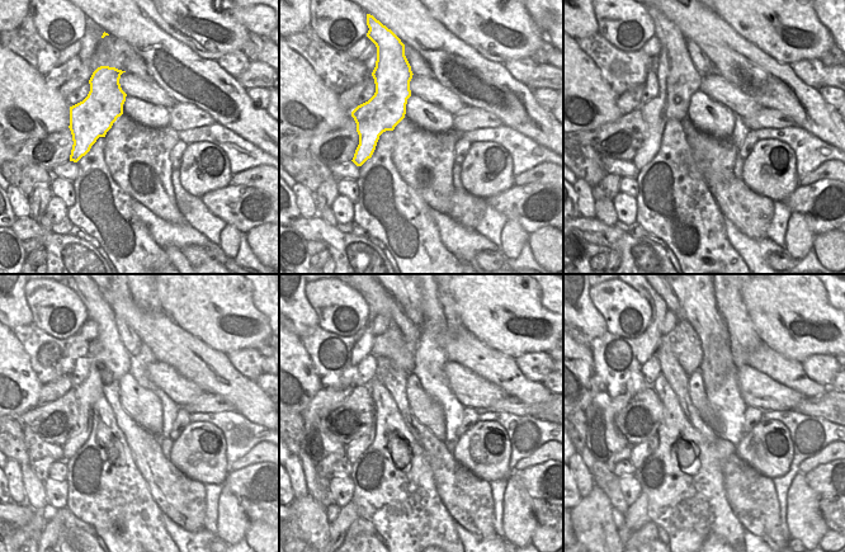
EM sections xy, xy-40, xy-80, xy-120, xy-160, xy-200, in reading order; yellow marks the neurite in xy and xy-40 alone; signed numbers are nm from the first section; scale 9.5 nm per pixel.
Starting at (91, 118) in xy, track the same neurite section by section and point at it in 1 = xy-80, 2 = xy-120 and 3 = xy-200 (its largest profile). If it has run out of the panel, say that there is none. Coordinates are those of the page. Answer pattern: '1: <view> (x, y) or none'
1: xy-80 (679, 79)
2: xy-120 (113, 361)
3: xy-200 (641, 452)

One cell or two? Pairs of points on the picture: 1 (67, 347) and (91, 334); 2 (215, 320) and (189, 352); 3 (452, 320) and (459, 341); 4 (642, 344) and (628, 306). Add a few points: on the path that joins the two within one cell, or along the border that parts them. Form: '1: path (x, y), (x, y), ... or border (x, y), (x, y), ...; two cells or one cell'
1: border (78, 331), (88, 341); two cells
2: border (174, 321), (208, 345), (225, 353); two cells
3: border (462, 325), (449, 331); two cells
4: border (651, 308), (651, 321), (638, 335), (609, 333); two cells

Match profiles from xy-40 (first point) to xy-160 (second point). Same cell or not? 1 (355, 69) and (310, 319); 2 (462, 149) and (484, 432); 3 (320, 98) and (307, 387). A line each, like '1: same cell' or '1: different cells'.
1: different cells
2: different cells
3: same cell

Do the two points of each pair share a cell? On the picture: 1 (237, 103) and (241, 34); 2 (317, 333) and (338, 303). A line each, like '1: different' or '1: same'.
1: different
2: different

